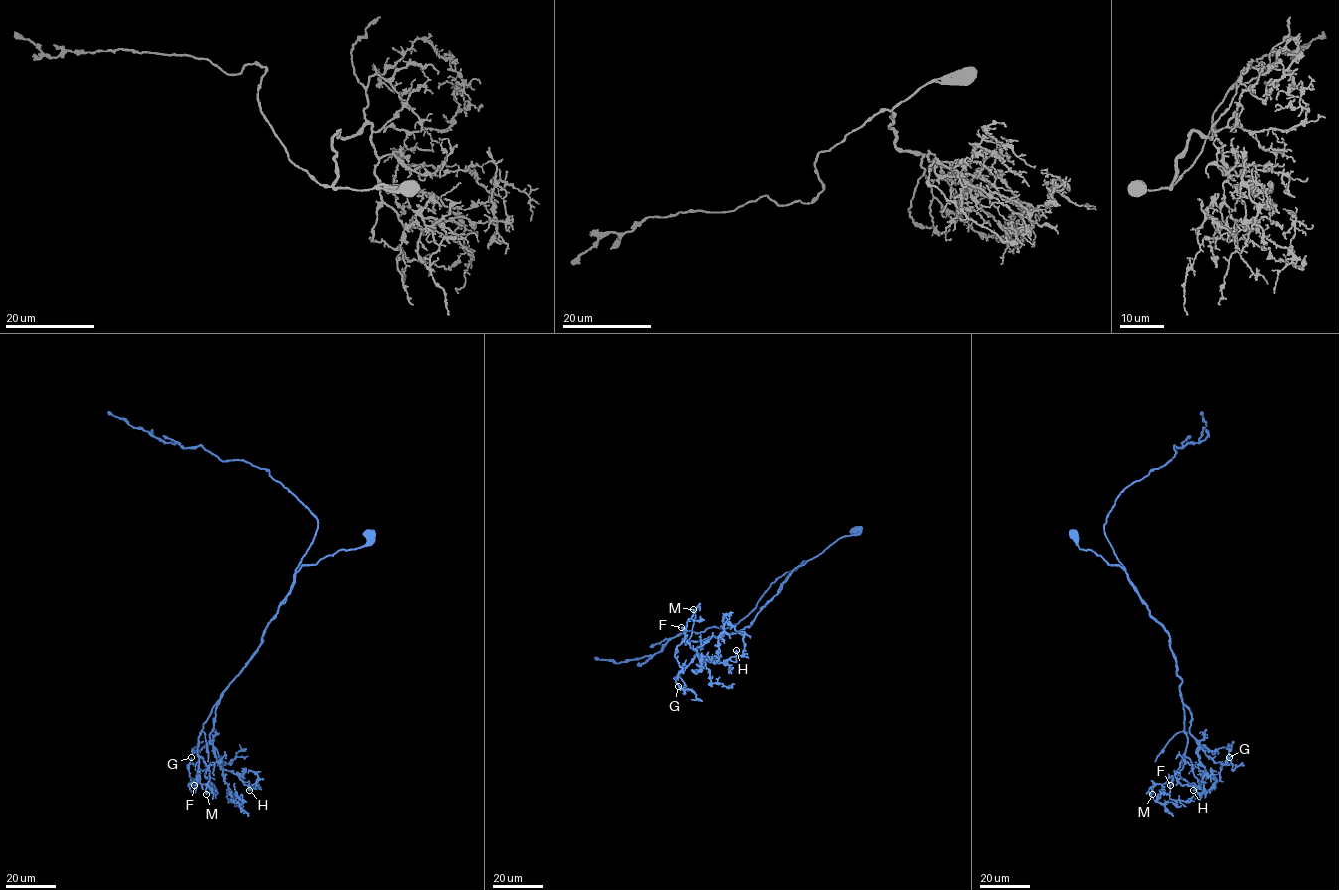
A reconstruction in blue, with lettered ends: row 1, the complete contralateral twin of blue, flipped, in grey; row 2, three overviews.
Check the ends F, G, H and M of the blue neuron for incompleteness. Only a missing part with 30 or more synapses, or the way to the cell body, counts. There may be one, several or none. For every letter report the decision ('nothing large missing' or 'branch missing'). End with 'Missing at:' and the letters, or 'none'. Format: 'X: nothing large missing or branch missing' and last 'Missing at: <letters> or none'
F: branch missing
G: nothing large missing
H: nothing large missing
M: nothing large missing
Missing at: F

